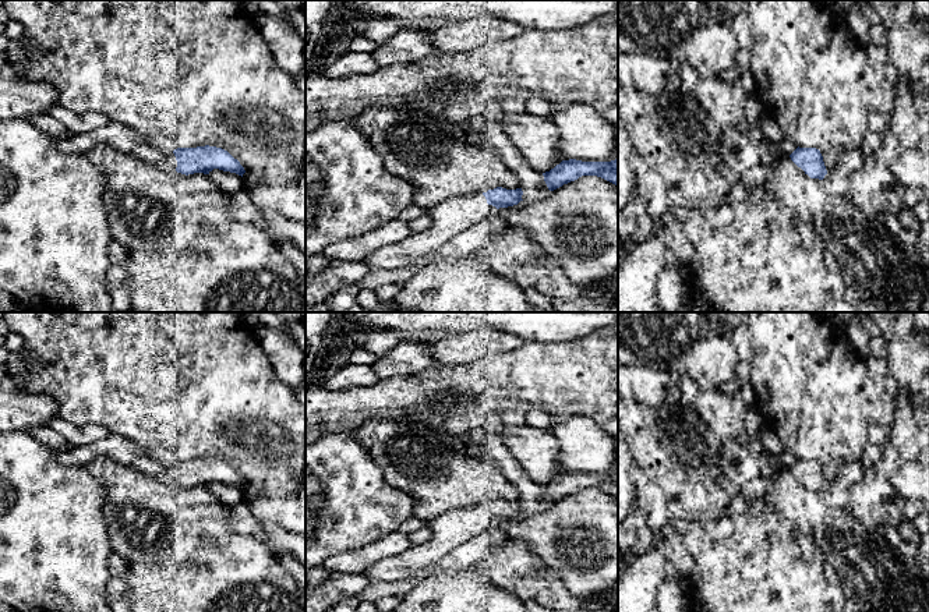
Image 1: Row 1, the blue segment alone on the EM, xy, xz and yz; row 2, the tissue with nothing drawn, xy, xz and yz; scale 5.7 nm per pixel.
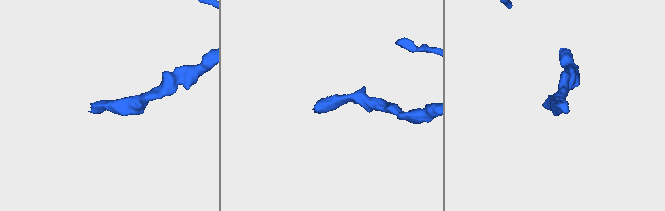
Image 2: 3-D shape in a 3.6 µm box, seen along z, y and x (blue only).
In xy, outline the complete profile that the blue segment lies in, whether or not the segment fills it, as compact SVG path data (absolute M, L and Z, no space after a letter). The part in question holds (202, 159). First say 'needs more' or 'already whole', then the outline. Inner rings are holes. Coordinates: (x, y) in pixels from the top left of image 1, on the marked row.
needs more | M216 146L177 148L166 158L153 163L163 170L176 170L181 174L204 173L209 174L213 169L236 173L243 177L244 167L227 151Z

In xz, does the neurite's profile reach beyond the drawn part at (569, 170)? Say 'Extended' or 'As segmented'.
As segmented

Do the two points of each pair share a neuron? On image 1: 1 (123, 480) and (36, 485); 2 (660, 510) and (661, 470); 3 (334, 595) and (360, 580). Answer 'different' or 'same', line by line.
1: different
2: different
3: same

